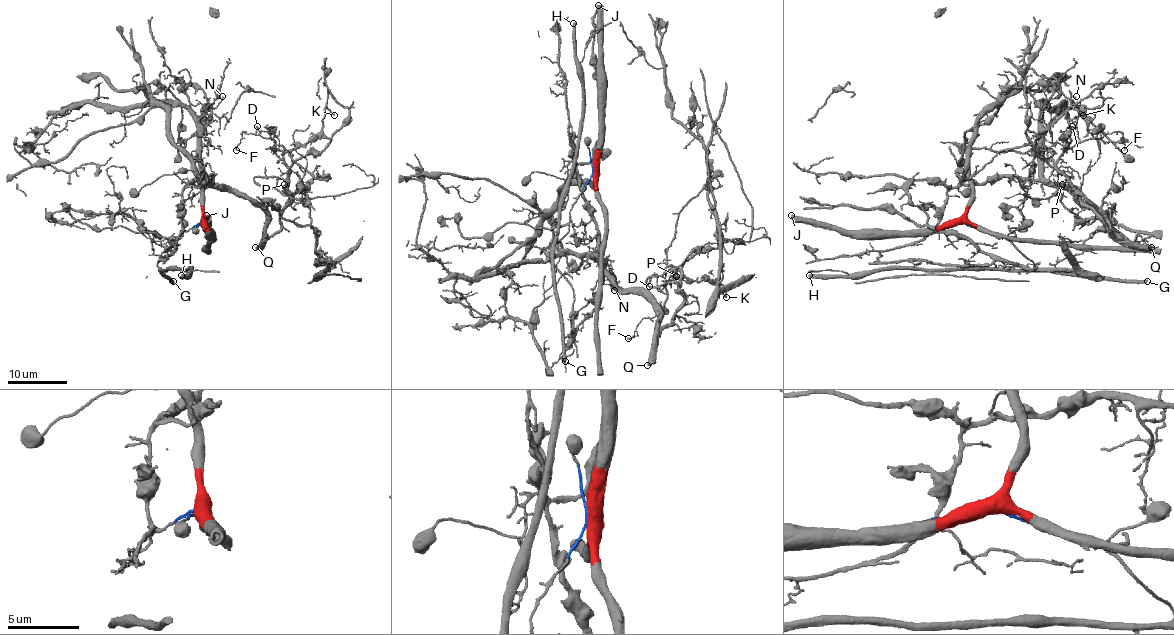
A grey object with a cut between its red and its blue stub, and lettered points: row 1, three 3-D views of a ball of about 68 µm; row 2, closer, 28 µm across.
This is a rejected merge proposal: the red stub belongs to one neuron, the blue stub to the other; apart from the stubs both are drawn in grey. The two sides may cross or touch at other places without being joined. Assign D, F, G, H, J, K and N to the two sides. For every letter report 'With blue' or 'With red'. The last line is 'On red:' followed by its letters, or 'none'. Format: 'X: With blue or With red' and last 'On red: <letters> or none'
D: With blue
F: With blue
G: With blue
H: With blue
J: With red
K: With blue
N: With blue
On red: J

